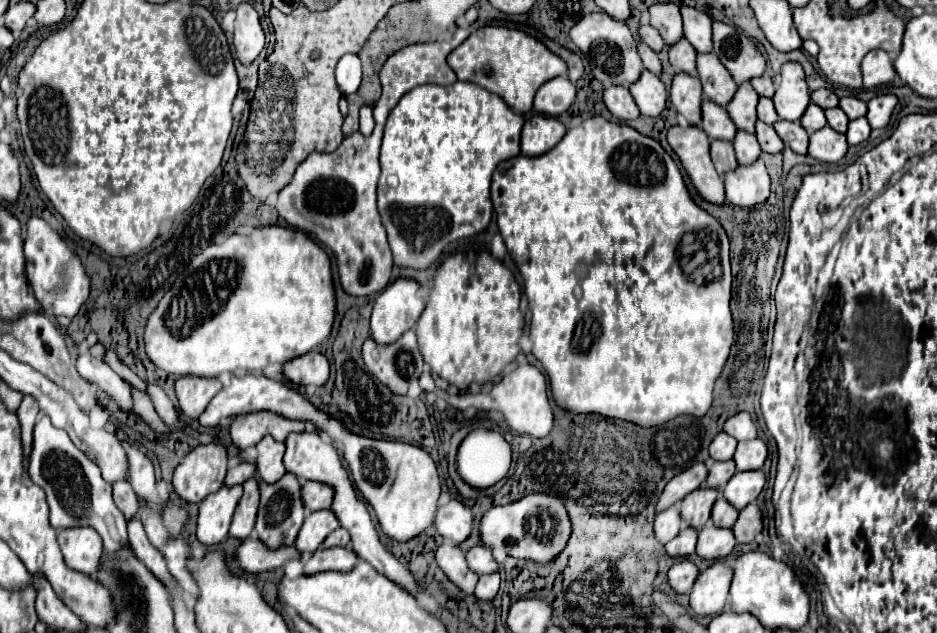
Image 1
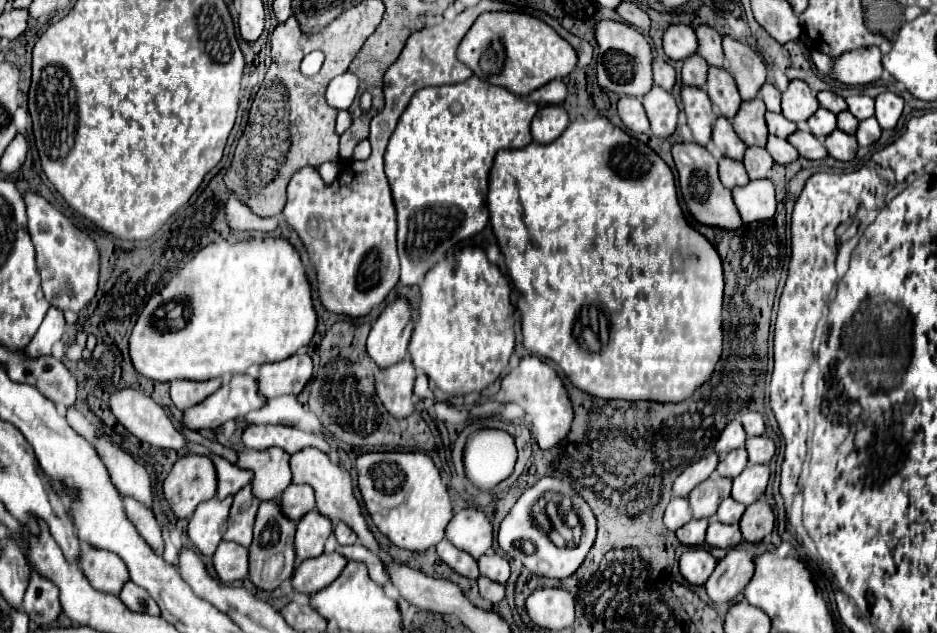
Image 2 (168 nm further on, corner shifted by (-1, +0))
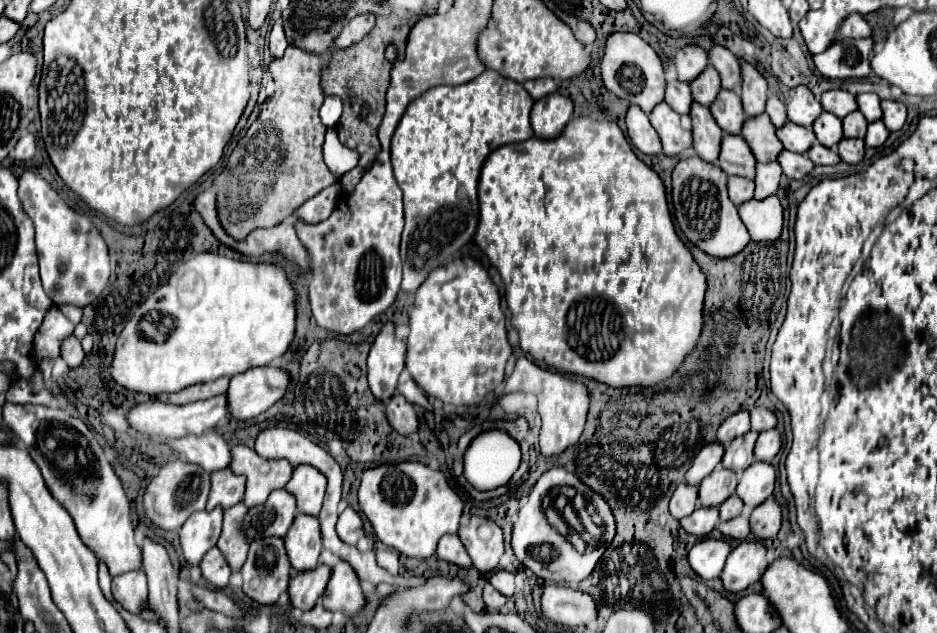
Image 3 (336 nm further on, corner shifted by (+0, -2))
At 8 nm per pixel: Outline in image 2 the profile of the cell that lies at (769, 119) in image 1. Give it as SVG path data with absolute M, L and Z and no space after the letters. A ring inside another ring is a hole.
M767 112L765 120L767 120L767 126L769 126L769 132L775 134L775 136L779 136L779 138L787 138L787 136L791 136L797 130L797 124L789 122L783 114Z

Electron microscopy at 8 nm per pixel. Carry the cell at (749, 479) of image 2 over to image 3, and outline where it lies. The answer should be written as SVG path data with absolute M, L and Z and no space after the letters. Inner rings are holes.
M754 462L742 472L736 494L746 504L746 508L760 506L772 492L776 484L776 472L766 462Z

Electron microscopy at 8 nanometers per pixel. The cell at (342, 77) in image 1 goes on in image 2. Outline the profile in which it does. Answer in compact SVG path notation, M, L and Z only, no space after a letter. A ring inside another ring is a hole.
M345 72L337 78L333 78L327 86L327 104L335 110L349 110L349 106L353 104L355 96L357 96L357 88L359 88L359 80L355 74Z

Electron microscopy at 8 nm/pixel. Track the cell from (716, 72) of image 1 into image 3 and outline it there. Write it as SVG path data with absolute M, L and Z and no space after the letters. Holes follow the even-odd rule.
M720 88L716 102L712 102L712 106L710 106L710 112L724 132L740 134L740 128L742 128L742 122L746 120L746 116L742 110L740 96L734 90Z

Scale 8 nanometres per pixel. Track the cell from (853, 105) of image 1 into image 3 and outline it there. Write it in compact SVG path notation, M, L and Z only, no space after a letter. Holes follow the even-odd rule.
M858 94L856 104L868 122L880 120L880 98L876 94Z

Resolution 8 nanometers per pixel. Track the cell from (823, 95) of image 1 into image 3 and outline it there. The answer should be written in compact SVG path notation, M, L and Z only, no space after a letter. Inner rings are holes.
M828 90L822 94L820 98L822 102L822 108L838 118L844 118L846 114L854 112L858 106L856 106L856 100L852 94L844 92L844 90Z

